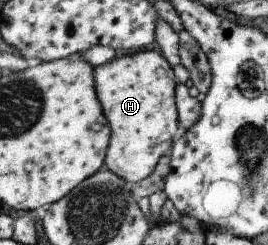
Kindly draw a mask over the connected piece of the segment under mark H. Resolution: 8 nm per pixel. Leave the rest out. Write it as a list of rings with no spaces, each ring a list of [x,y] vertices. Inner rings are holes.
[[[137,51],[95,67],[95,82],[113,131],[105,164],[129,184],[138,183],[154,173],[160,159],[173,148],[181,126],[173,65],[157,52]]]

